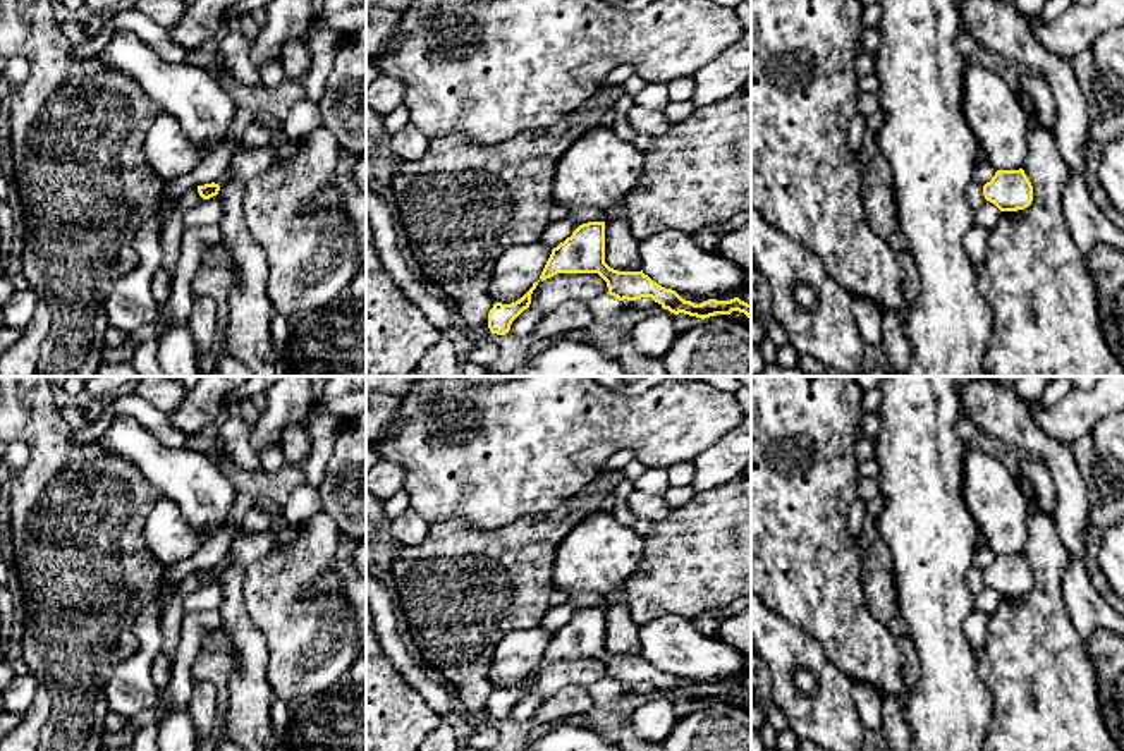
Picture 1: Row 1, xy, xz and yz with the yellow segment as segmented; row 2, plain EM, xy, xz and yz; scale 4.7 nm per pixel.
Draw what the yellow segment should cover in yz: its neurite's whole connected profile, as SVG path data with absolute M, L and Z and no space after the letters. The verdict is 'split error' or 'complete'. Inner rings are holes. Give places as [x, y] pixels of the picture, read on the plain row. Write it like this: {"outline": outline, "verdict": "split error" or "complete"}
{"outline": "M997 555L983 571L983 581L1000 596L1024 595L1033 586L1033 571L1024 555Z", "verdict": "complete"}

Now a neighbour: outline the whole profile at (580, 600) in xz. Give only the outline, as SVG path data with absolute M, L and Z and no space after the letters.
M576 593L567 600L577 612L588 607L605 607L605 596L596 593Z

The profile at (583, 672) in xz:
M557 658L538 667L529 693L547 699L565 686L589 689L607 677L607 667L598 658Z

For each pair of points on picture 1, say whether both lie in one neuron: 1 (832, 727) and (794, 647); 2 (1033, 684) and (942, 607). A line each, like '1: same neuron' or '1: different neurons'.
1: same neuron
2: different neurons

